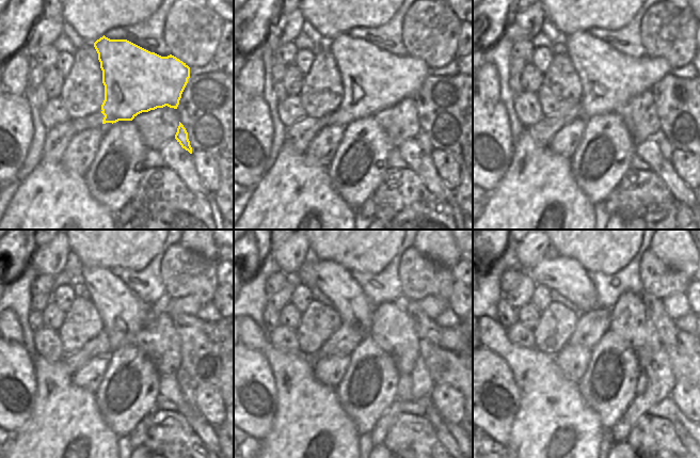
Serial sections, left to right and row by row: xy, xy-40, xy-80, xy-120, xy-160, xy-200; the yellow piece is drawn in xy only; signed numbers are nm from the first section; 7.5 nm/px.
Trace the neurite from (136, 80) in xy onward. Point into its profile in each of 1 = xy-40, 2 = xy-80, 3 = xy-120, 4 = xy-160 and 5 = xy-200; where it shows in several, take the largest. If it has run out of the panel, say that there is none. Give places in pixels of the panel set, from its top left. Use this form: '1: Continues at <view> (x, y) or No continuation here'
1: Continues at xy-40 (374, 79)
2: Continues at xy-80 (609, 78)
3: Continues at xy-120 (124, 314)
4: Continues at xy-160 (348, 298)
5: Continues at xy-200 (563, 274).

